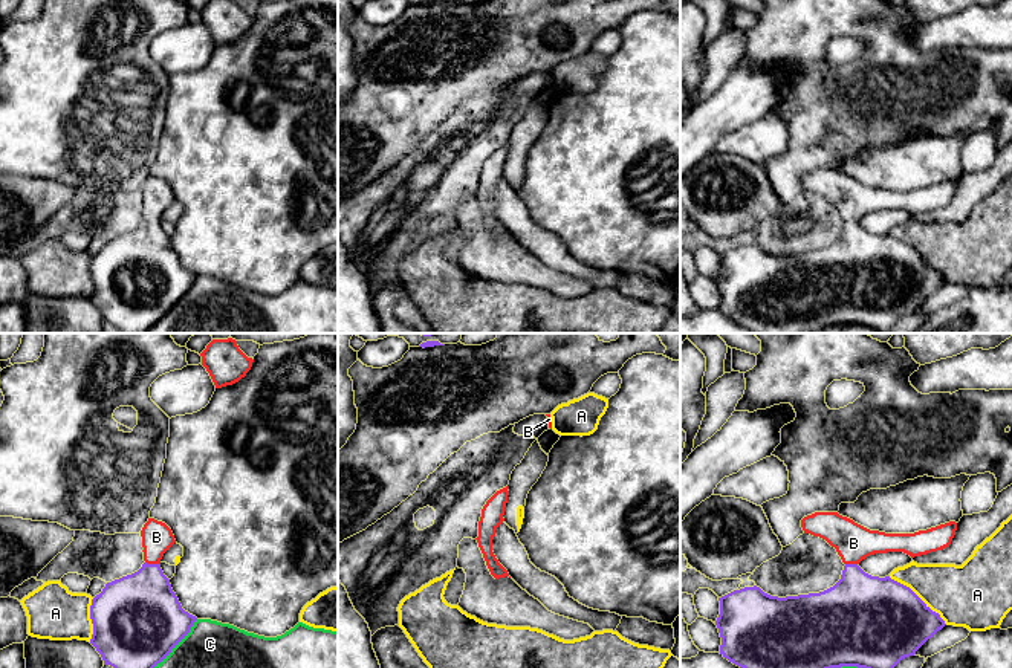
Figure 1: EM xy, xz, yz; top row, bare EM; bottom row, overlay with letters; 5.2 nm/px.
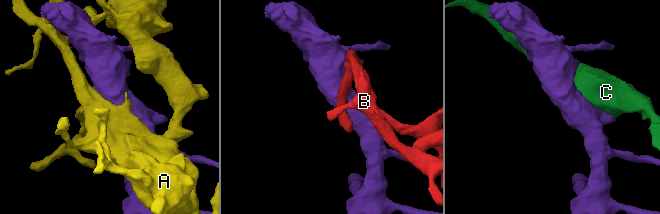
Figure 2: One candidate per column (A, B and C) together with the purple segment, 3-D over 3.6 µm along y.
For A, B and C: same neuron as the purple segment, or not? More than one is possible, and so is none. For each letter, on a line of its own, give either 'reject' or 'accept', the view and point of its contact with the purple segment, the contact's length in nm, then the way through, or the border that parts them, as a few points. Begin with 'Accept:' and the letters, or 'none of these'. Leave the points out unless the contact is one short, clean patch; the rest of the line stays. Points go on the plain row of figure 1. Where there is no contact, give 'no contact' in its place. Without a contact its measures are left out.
Accept: B
A: reject; meets purple in yz at (917, 254); contact 400 nm long
B: accept; meets purple in xy at (153, 222); contact 80 nm long
C: reject; meets purple in xy at (175, 303); contact 400 nm long

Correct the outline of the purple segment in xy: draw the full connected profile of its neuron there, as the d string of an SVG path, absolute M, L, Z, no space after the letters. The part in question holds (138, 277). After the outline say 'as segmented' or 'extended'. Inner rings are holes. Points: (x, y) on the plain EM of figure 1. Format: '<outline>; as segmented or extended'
M148 176L141 194L142 225L107 240L90 263L90 301L104 323L122 333L148 333L197 278L182 266L161 226L164 211L176 200L171 186Z; extended

